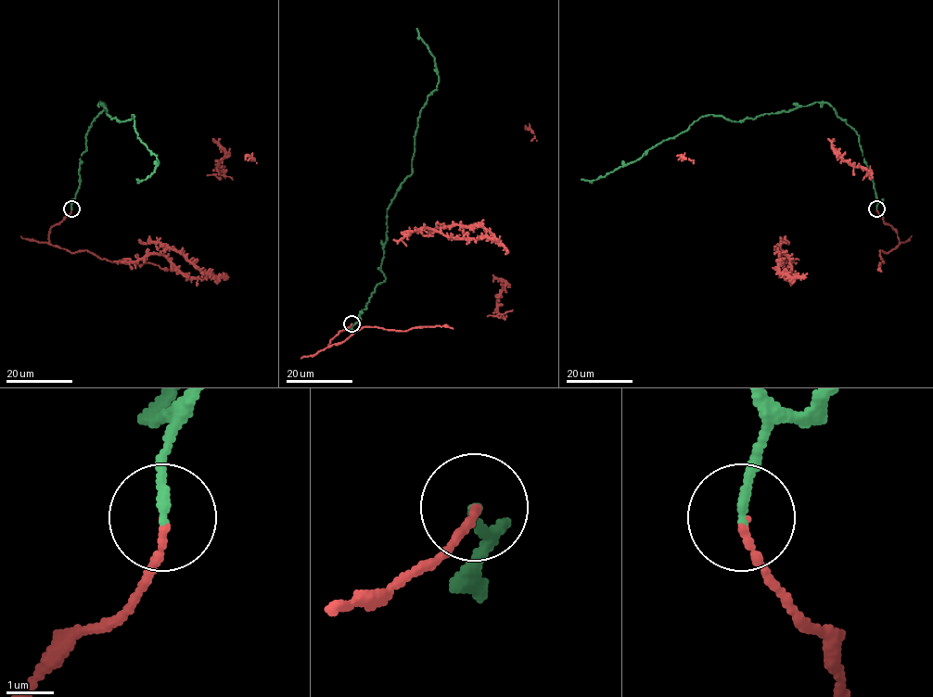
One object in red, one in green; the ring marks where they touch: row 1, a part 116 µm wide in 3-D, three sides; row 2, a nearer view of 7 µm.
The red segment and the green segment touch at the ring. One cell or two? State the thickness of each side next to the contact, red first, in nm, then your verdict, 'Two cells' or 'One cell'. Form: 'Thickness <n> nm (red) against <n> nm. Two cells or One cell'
Thickness 150 nm (red) against 200 nm. One cell

